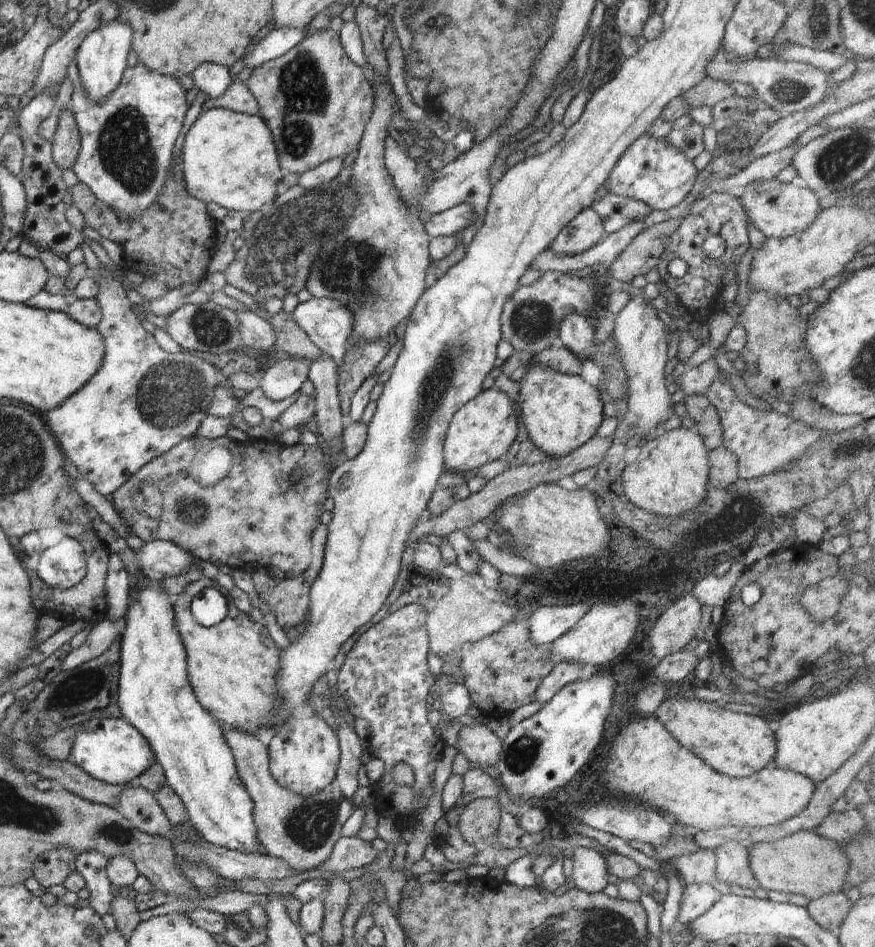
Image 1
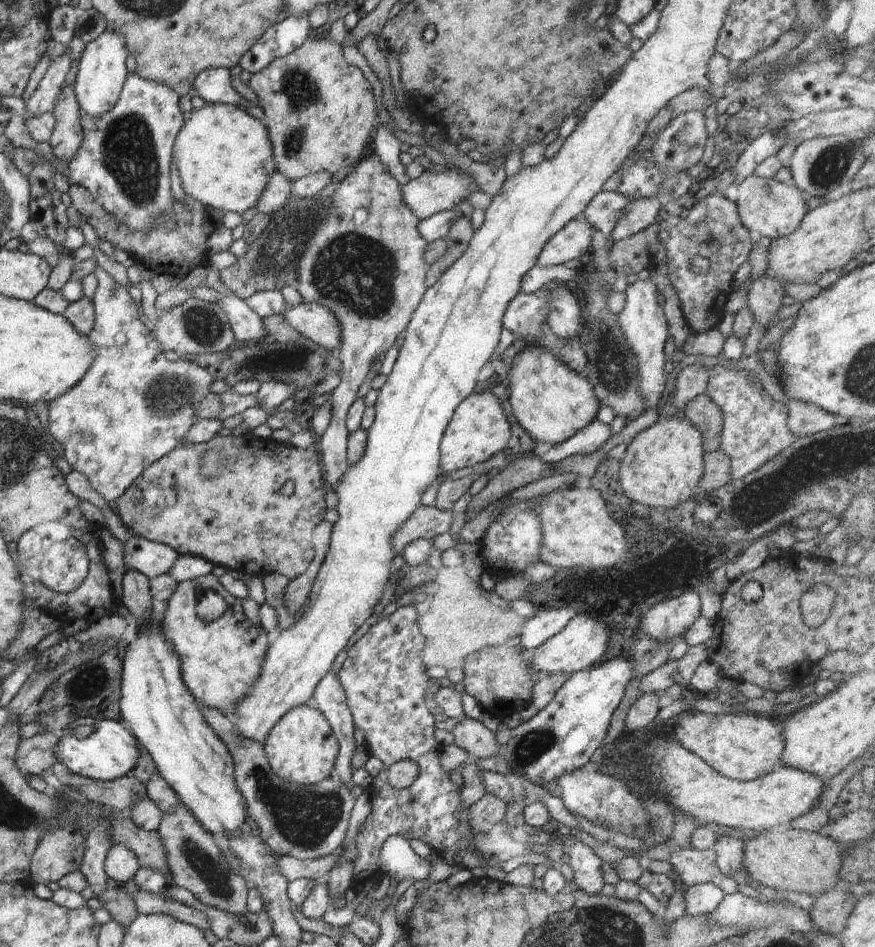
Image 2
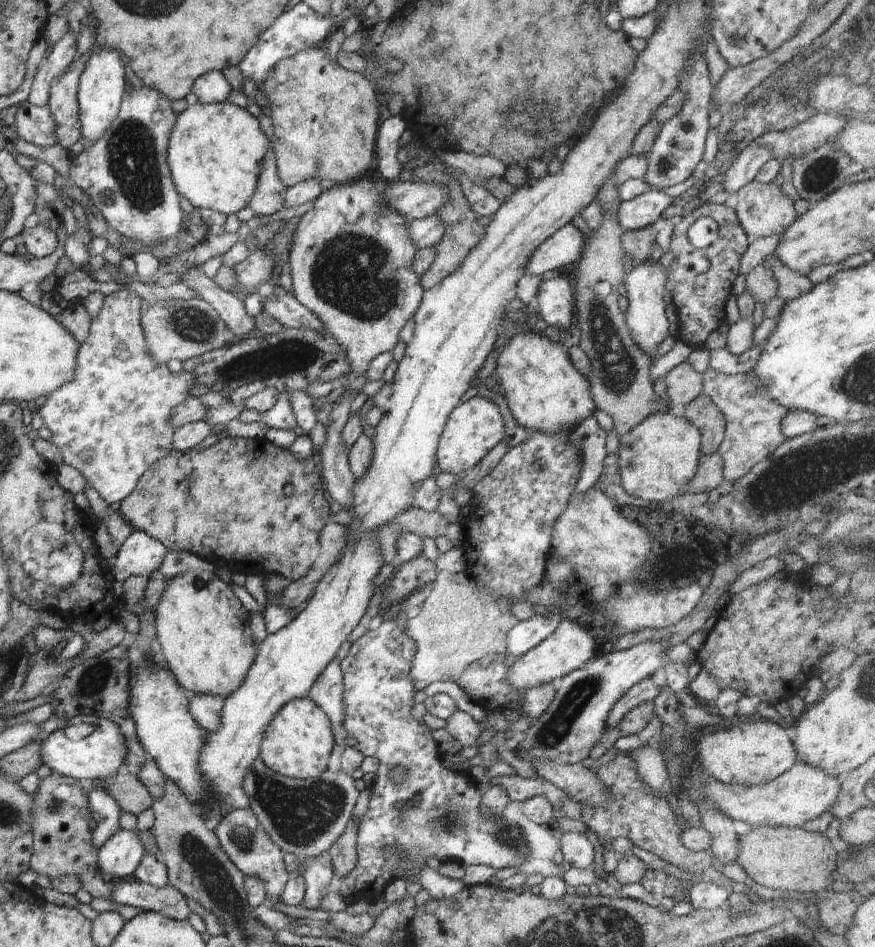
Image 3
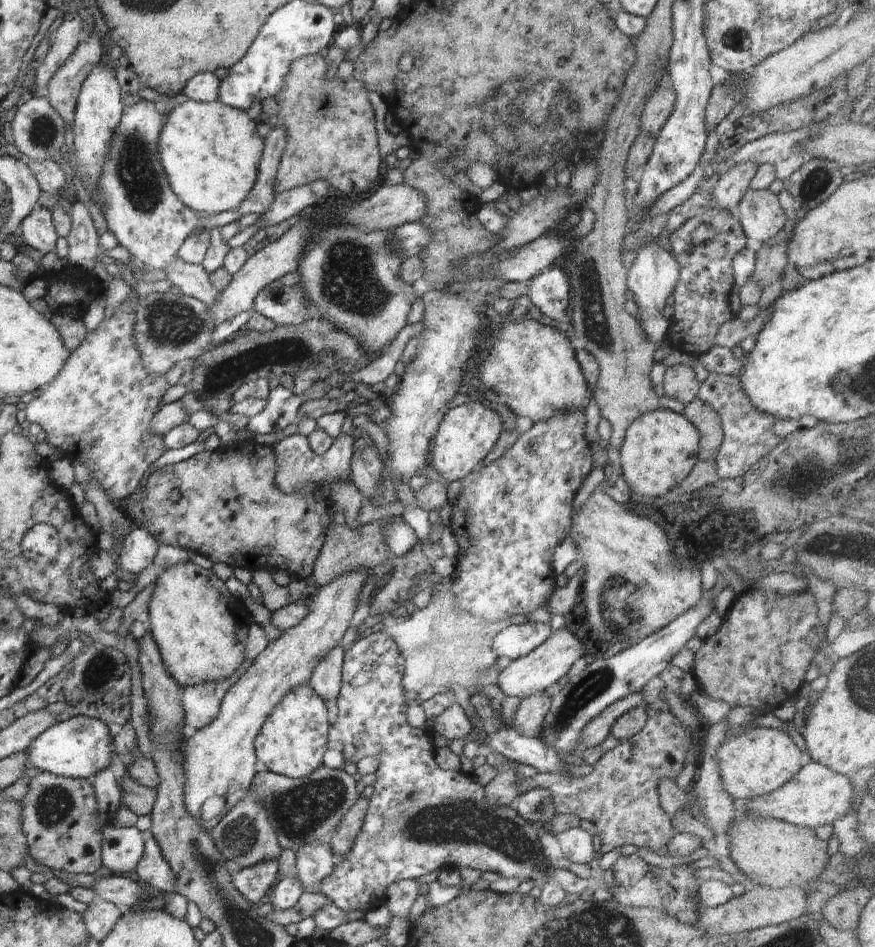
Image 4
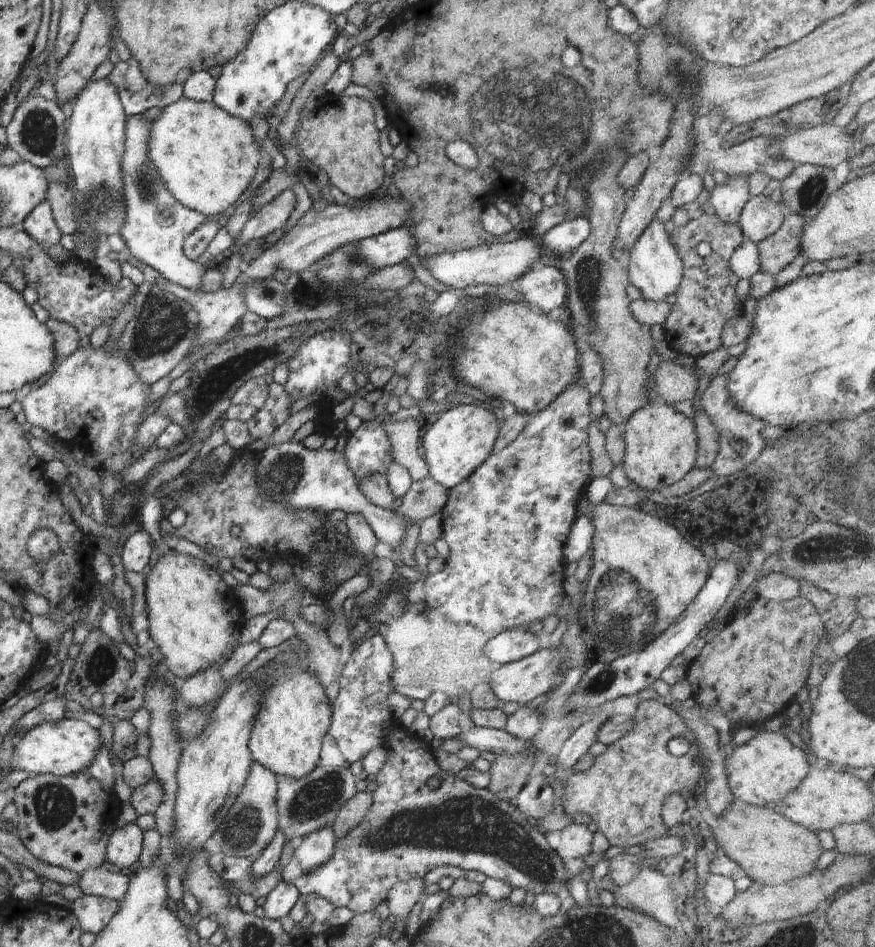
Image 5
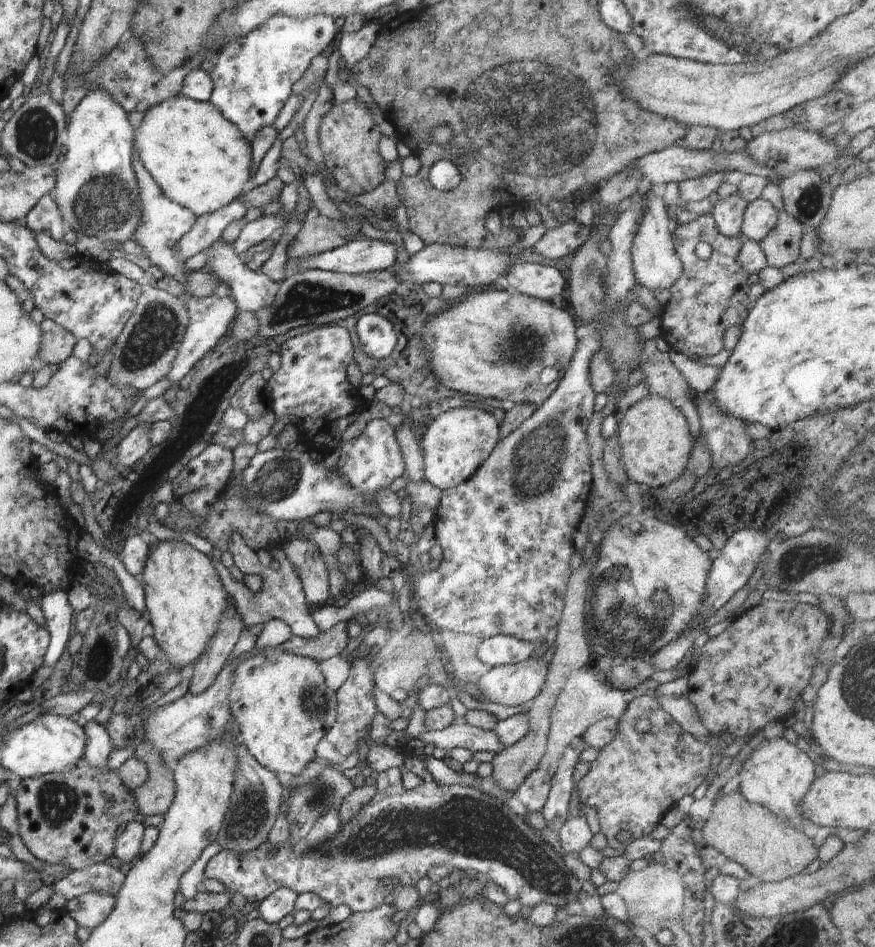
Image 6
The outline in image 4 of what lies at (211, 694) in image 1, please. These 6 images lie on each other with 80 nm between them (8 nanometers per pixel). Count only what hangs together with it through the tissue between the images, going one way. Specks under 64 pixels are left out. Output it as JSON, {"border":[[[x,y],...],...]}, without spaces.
{"border":[[[180,563],[167,568],[155,582],[148,628],[159,648],[162,662],[174,680],[183,687],[193,687],[230,678],[245,660],[245,644],[253,616],[243,608],[240,600],[228,591],[226,583],[212,569],[204,569],[196,563]]]}

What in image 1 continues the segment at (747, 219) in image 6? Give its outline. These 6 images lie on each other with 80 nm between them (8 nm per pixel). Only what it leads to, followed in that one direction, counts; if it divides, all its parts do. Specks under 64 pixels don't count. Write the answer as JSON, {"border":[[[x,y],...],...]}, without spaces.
{"border":[[[777,180],[753,181],[747,184],[745,193],[739,199],[747,211],[749,221],[767,238],[786,239],[799,235],[815,222],[823,210],[816,194],[798,181],[788,184]]]}

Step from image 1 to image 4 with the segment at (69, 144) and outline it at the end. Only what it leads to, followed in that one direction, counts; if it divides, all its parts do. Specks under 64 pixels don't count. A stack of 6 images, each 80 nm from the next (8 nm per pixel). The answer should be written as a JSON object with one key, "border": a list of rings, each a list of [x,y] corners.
{"border":[[[82,34],[82,40],[72,56],[51,76],[47,84],[46,97],[51,107],[61,116],[64,124],[73,126],[76,101],[84,79],[92,67],[100,63],[105,54],[98,35]]]}

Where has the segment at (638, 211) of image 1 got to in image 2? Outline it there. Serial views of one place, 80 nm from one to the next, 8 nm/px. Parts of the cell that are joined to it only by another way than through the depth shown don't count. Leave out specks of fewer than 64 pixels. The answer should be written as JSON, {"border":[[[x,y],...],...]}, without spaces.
{"border":[[[600,191],[589,202],[582,216],[595,226],[595,230],[608,236],[630,204],[631,199],[616,191]]]}

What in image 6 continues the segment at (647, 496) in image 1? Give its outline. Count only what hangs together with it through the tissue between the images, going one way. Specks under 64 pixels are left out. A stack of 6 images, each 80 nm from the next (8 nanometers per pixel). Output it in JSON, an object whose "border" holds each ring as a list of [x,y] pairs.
{"border":[[[651,395],[634,403],[624,412],[618,432],[621,459],[630,481],[661,490],[687,472],[693,439],[688,421],[669,400]]]}

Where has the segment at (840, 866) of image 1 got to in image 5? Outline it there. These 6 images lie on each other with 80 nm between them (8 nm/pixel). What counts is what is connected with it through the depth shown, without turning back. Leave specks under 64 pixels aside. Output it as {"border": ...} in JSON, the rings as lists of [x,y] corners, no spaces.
{"border":[[[733,803],[724,811],[724,814],[718,817],[718,828],[712,830],[718,846],[726,848],[726,856],[734,860],[752,881],[765,885],[781,885],[809,875],[814,871],[816,862],[823,852],[819,838],[811,830],[789,821],[772,808],[763,808],[754,804],[747,808],[740,808]]]}

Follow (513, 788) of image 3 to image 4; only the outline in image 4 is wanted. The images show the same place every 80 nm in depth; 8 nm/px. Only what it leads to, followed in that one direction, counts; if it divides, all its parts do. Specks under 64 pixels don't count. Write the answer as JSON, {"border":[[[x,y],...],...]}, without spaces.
{"border":[[[656,711],[658,720],[647,718],[640,732],[620,741],[598,759],[590,774],[580,778],[559,773],[538,773],[529,779],[518,777],[518,796],[532,789],[547,788],[556,814],[573,814],[596,826],[597,850],[602,855],[617,846],[634,844],[658,856],[673,856],[669,844],[677,831],[672,827],[670,816],[660,807],[656,785],[664,775],[676,780],[684,766],[690,735],[673,713]]]}

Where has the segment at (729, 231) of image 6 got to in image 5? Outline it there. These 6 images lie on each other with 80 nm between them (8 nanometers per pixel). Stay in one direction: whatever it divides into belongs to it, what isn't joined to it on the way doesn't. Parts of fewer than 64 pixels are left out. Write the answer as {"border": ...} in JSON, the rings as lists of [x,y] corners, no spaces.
{"border":[[[740,173],[723,184],[716,184],[711,192],[711,203],[714,212],[723,223],[737,223],[745,202],[751,197],[749,194],[749,174]]]}

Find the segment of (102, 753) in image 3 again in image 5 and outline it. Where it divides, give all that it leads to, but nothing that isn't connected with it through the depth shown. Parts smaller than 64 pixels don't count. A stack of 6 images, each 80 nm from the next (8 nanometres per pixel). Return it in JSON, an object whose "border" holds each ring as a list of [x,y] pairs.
{"border":[[[64,718],[56,722],[42,723],[27,733],[22,734],[19,742],[15,742],[11,768],[14,770],[25,770],[28,774],[50,773],[59,777],[67,777],[69,774],[87,772],[100,748],[100,733],[97,728],[80,719]]]}

